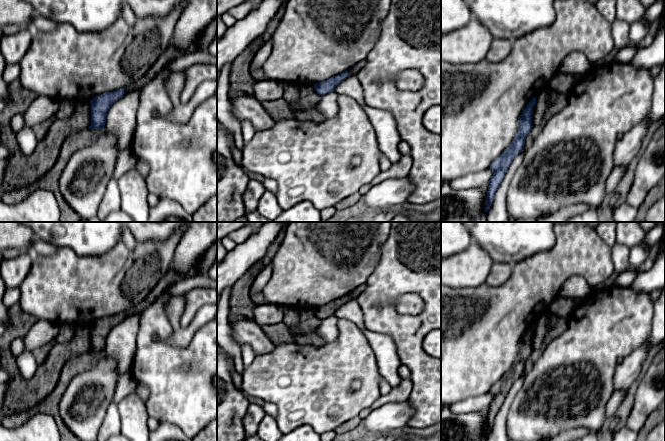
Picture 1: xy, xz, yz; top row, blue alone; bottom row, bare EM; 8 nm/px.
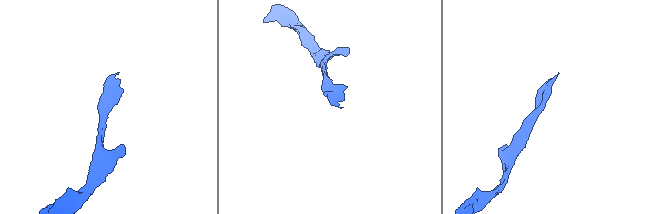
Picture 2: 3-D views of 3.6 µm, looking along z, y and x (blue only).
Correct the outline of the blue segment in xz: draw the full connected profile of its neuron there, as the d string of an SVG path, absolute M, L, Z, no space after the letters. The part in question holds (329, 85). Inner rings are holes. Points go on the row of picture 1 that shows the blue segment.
M360 61L355 64L353 67L349 68L347 71L340 73L334 77L331 77L327 80L324 80L319 83L314 84L315 91L323 96L327 93L330 93L335 90L336 86L345 78L356 76L357 73L366 65L366 61Z

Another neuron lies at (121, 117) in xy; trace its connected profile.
M142 89L130 90L120 97L107 112L104 131L117 138L117 147L123 151L130 147L136 129L136 112L139 106Z

